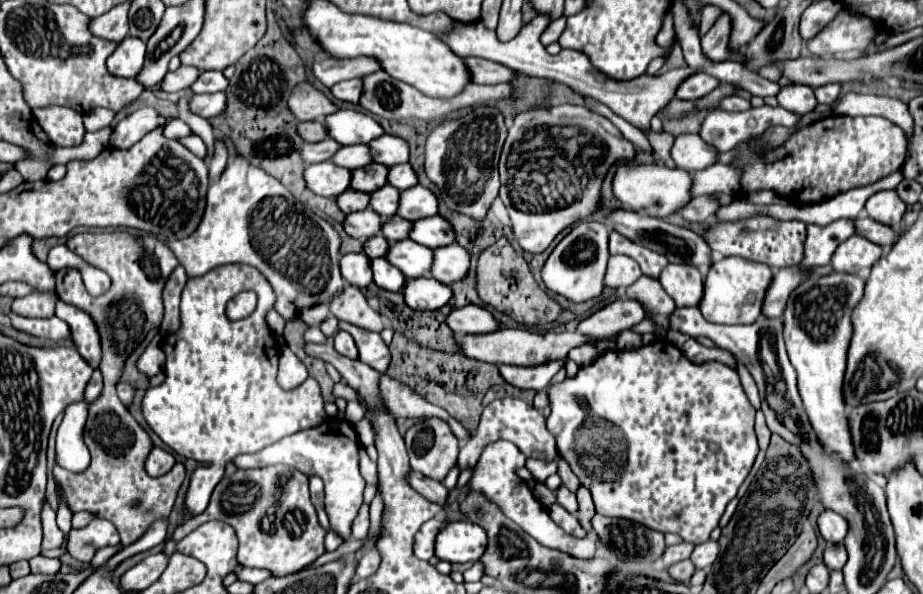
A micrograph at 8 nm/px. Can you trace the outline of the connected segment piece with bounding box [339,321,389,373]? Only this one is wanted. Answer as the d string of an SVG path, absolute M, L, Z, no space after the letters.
M345 321L339 323L339 329L345 329L355 339L355 345L359 349L359 361L385 373L385 369L389 365L389 347L383 343L379 333L355 327L355 325L345 323Z

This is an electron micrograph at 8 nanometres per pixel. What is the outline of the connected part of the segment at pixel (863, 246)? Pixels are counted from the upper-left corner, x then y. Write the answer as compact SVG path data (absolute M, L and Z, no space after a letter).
M855 233L837 247L831 263L835 271L859 273L863 269L871 269L879 261L879 257L881 257L881 247L877 243L871 243L863 235Z

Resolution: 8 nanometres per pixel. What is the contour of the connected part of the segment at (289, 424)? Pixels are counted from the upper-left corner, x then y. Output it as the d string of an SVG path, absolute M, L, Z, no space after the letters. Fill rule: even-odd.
M225 265L187 281L181 295L181 329L175 335L165 337L163 343L167 355L163 371L167 379L159 387L149 387L143 399L143 415L147 423L175 453L199 463L225 465L237 455L257 453L287 435L317 427L327 419L319 383L315 379L309 377L295 391L283 391L275 381L280 349L265 323L267 311L273 309L273 299L273 289L255 267ZM247 289L257 293L257 309L245 319L229 321L225 315L227 301Z

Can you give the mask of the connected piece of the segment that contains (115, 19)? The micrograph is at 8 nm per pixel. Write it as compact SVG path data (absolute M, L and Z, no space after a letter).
M123 3L123 5L113 7L111 11L107 11L101 17L93 17L89 21L89 31L95 37L101 37L101 39L107 39L107 41L113 41L113 43L123 41L129 33L127 9L129 9L129 3Z

